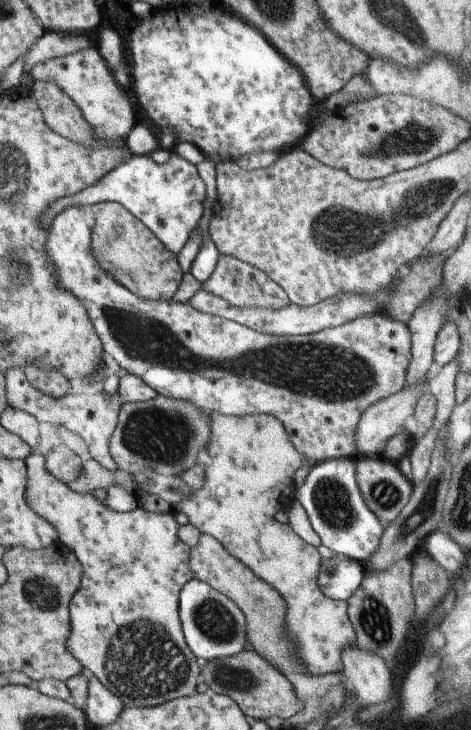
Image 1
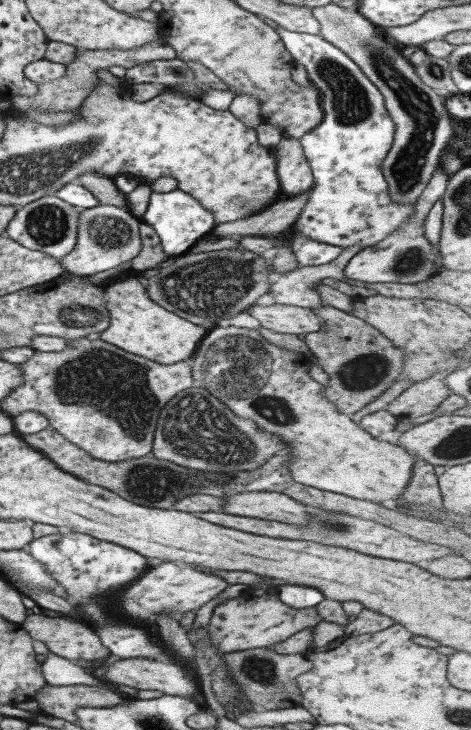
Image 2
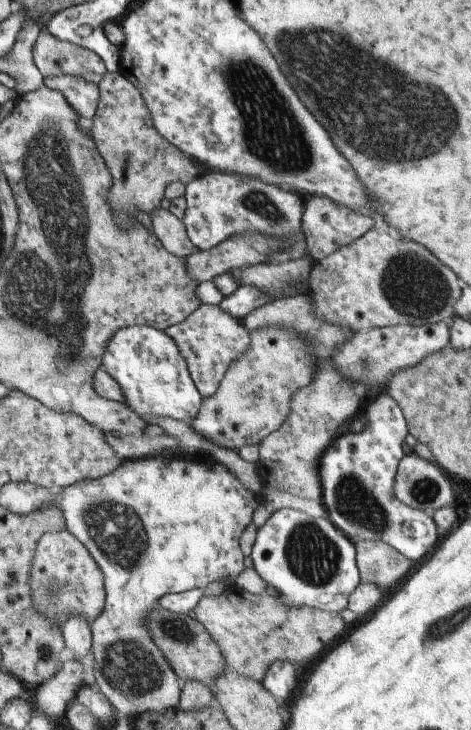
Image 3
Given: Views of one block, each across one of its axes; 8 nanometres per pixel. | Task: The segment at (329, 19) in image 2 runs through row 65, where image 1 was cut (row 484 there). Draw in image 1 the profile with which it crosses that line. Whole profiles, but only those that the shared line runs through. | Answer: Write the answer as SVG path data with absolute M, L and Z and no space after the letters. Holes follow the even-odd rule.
M382 456L379 459L369 458L357 461L356 484L360 486L360 492L362 492L362 498L368 506L368 510L376 514L376 518L382 522L382 526L388 526L394 518L400 516L400 512L412 496L414 487L411 480L402 474L398 463L390 462Z

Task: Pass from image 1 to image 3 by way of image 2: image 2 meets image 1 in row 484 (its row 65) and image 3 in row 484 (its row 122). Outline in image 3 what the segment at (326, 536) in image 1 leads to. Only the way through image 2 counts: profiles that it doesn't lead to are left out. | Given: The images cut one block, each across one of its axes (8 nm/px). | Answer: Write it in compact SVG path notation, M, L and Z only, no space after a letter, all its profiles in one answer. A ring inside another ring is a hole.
M386 391L371 400L366 408L367 425L362 432L350 432L338 436L320 456L318 474L322 484L324 507L327 509L326 517L336 529L339 529L352 543L360 540L382 540L392 546L402 556L408 558L413 564L420 563L436 547L438 532L432 515L420 509L414 509L397 500L394 494L394 482L400 460L405 456L402 446L408 435L408 426L402 410Z

